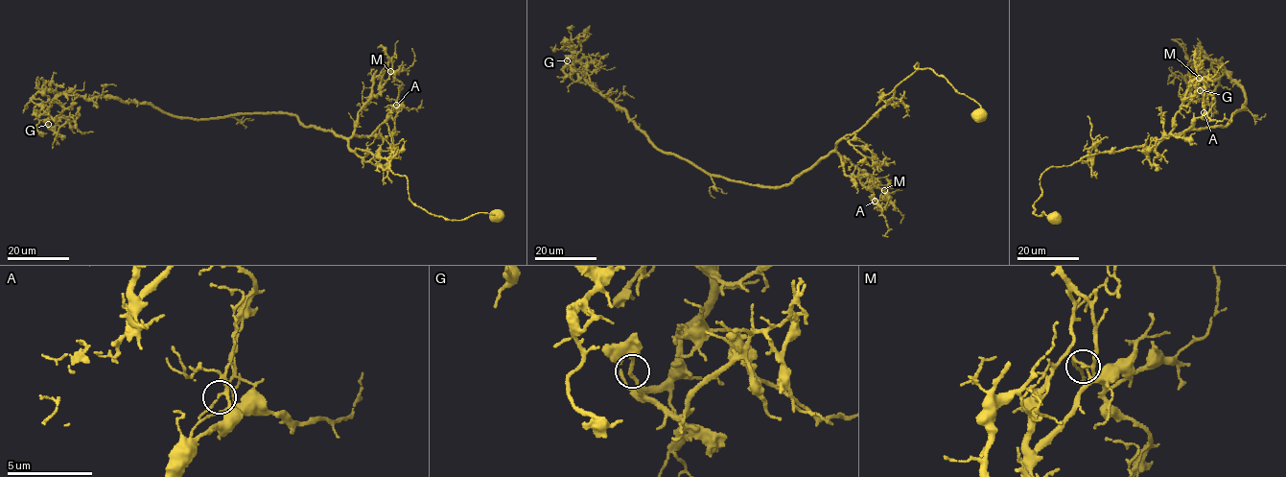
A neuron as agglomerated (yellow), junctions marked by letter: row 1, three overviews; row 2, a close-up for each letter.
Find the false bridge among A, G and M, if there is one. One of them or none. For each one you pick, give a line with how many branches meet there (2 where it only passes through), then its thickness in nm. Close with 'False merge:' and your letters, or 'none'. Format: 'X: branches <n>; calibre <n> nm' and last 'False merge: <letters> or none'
M: branches 3; calibre 140 nm
False merge: M

